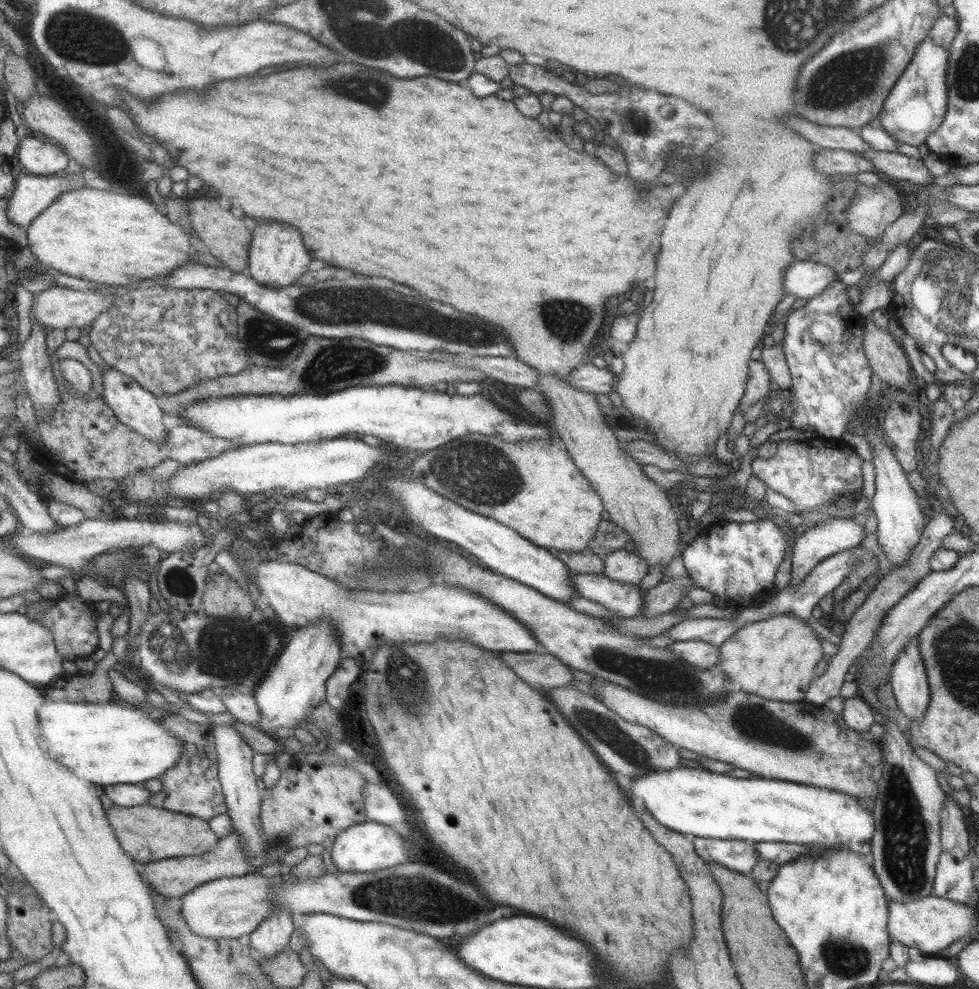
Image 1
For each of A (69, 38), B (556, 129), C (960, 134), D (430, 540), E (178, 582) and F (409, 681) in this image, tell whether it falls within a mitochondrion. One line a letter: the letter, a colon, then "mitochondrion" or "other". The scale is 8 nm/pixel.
A: mitochondrion
B: other
C: other
D: other
E: mitochondrion
F: mitochondrion

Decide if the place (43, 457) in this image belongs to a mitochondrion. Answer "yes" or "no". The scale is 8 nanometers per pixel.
no

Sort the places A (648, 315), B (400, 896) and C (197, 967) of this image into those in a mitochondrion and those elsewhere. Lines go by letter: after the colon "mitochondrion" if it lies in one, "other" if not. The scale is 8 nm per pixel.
A: other
B: mitochondrion
C: other

